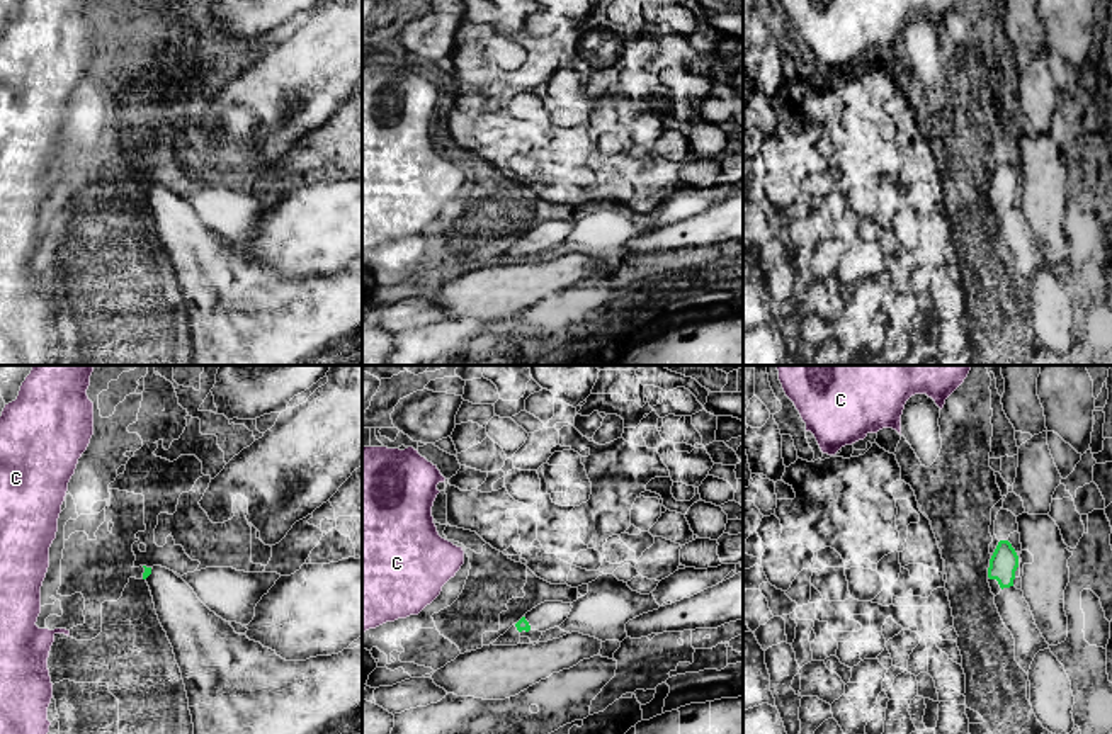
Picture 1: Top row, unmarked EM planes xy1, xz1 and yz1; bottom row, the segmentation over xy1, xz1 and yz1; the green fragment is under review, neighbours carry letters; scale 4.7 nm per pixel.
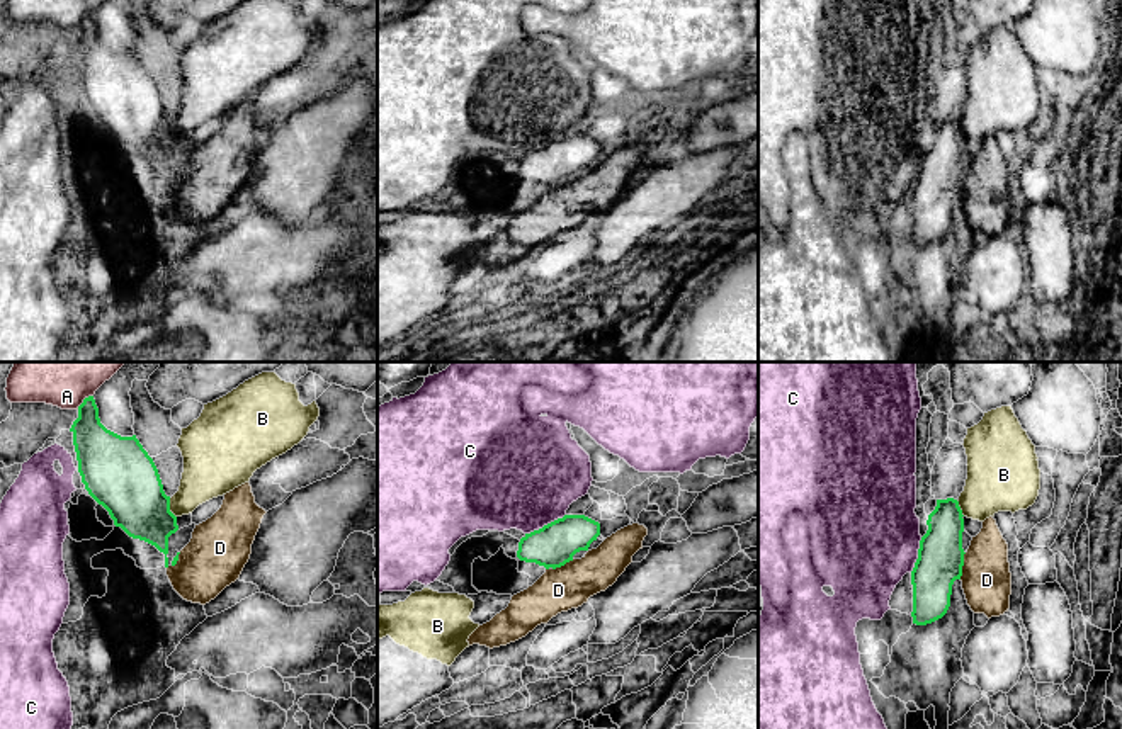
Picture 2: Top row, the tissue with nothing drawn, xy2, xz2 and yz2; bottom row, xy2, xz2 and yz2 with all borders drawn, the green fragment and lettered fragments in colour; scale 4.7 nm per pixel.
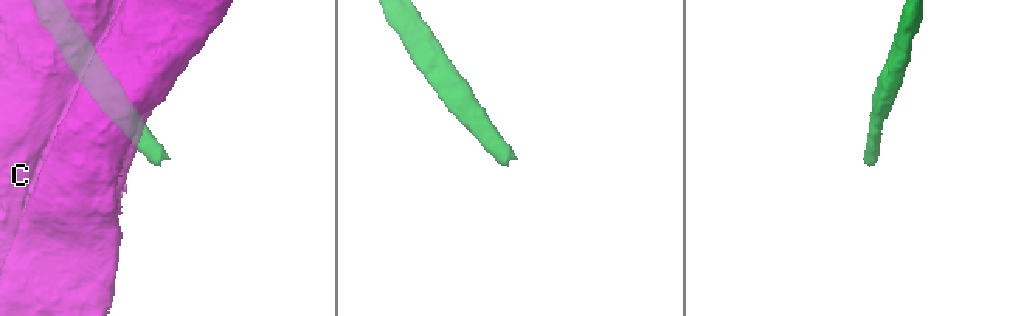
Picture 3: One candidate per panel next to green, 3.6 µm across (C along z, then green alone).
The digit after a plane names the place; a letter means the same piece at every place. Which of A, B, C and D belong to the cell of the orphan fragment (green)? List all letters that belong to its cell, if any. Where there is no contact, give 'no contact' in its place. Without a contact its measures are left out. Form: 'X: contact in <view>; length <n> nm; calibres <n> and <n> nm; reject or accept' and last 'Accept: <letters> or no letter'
A: contact in xy2; length 100 nm; calibres 220 and 400 nm; reject
B: contact in xy2; length 100 nm; calibres 320 and 240 nm; reject
C: contact in xz2; length 220 nm; calibres 200 and 500 nm; reject
D: contact in yz2; length 130 nm; calibres 220 and 240 nm; reject
Accept: no letter

